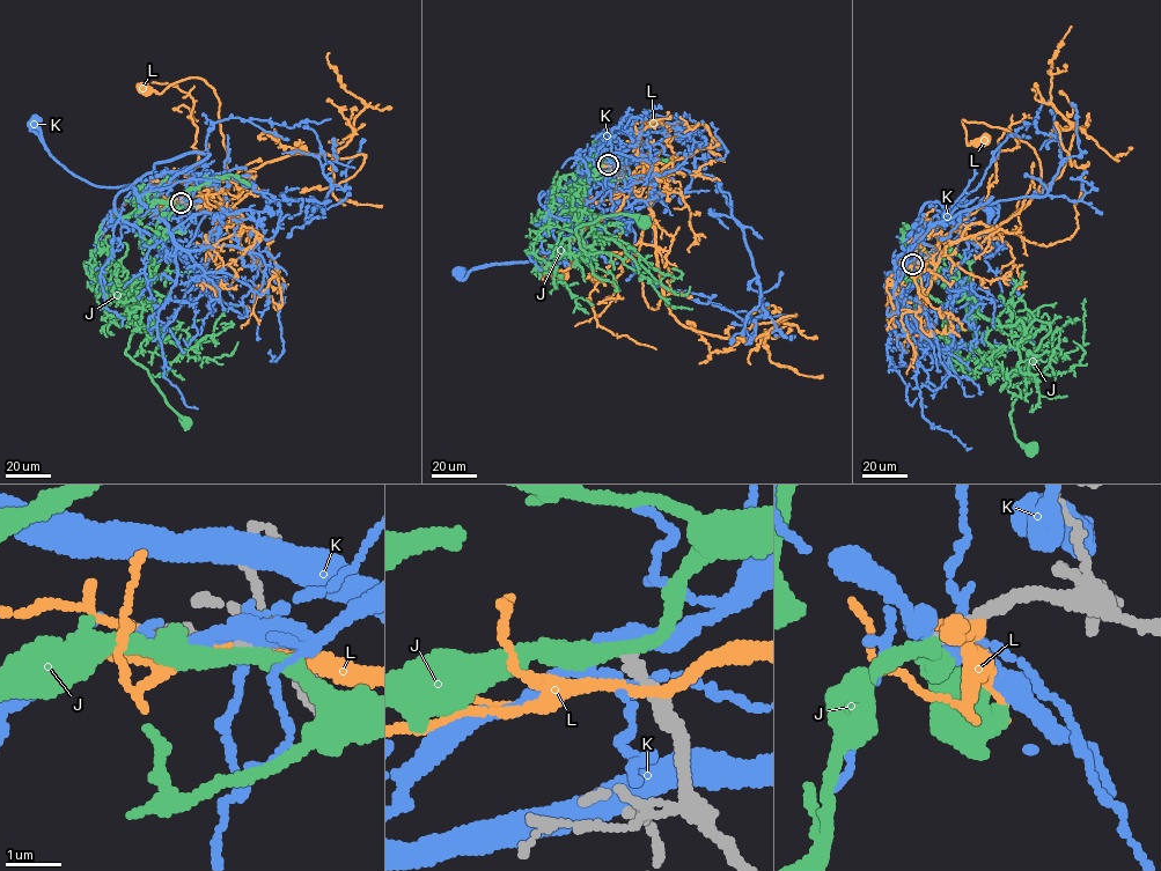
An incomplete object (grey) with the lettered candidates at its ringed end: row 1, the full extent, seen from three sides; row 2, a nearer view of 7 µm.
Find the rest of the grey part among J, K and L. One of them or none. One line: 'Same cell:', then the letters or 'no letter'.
Same cell: no letter

